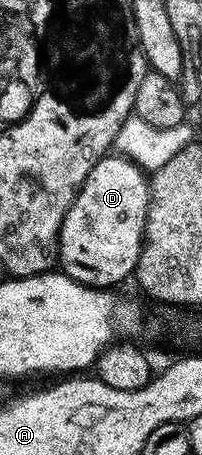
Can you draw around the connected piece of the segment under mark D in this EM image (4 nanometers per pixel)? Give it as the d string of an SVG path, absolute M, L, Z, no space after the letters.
M107 154L92 166L88 178L80 186L74 200L64 214L64 222L58 235L58 254L61 271L76 282L87 284L90 288L113 289L114 284L135 275L142 249L142 235L146 229L146 215L150 205L150 181L147 173L128 157Z

